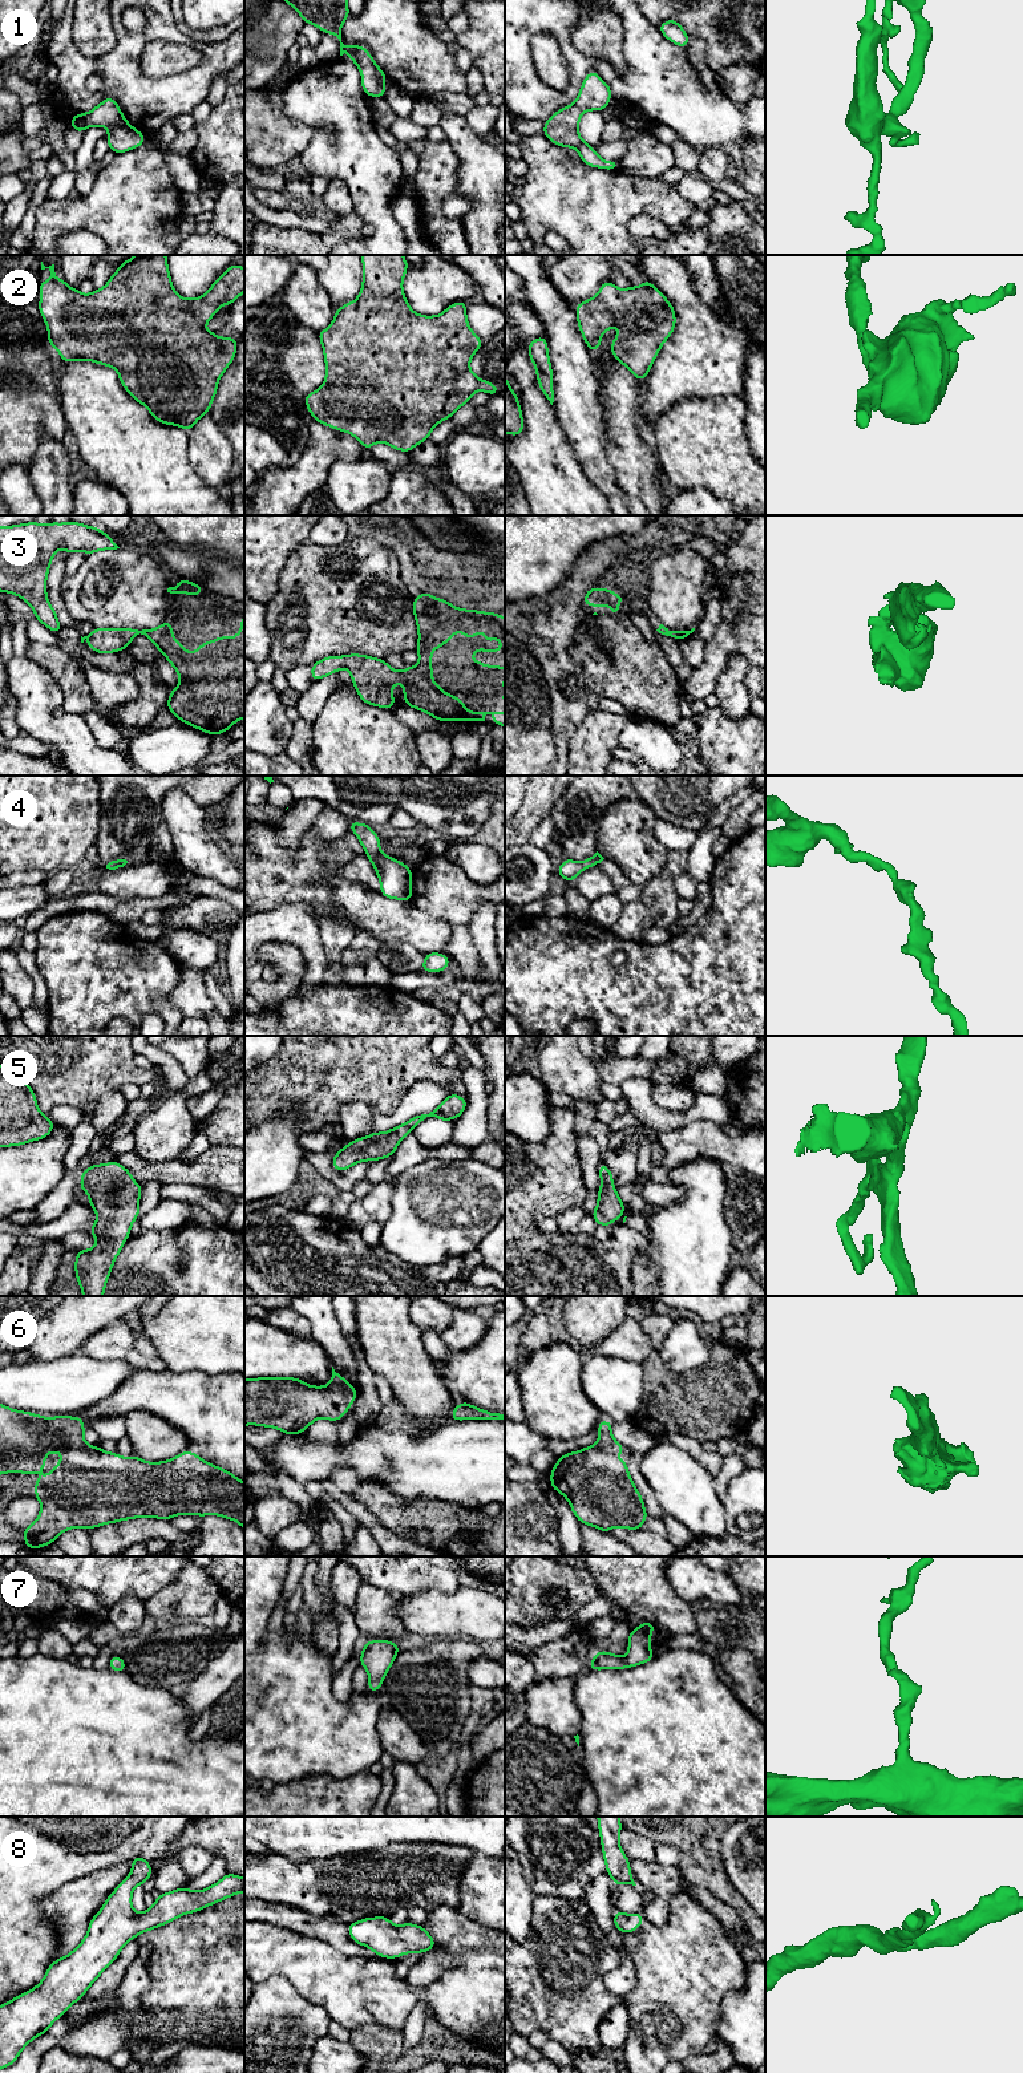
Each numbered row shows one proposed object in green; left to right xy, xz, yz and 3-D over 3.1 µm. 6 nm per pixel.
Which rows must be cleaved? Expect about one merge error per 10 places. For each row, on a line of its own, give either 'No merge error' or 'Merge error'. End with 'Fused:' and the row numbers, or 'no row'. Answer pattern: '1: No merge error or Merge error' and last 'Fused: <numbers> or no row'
1: No merge error
2: No merge error
3: No merge error
4: No merge error
5: No merge error
6: No merge error
7: No merge error
8: No merge error
Fused: no row

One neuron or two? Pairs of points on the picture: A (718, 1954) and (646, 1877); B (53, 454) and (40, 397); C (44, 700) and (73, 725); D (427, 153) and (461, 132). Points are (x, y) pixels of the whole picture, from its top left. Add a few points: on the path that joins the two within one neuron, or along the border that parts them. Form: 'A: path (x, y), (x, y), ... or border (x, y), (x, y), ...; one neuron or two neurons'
A: border (687, 1887), (670, 1901), (662, 1923), (645, 1920); two neurons
B: border (63, 440), (47, 437), (41, 433), (31, 462); two neurons
C: path (44, 712), (44, 719), (49, 724), (61, 725); one neuron
D: border (445, 140), (457, 158), (459, 170); two neurons

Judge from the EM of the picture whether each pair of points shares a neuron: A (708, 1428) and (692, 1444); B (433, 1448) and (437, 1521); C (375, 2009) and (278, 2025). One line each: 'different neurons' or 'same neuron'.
A: different neurons
B: different neurons
C: different neurons

